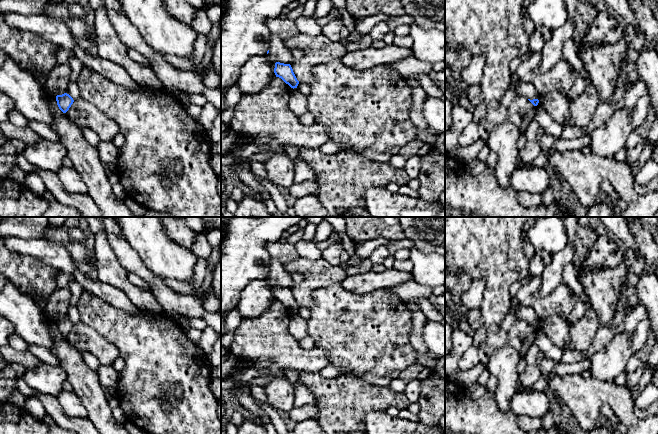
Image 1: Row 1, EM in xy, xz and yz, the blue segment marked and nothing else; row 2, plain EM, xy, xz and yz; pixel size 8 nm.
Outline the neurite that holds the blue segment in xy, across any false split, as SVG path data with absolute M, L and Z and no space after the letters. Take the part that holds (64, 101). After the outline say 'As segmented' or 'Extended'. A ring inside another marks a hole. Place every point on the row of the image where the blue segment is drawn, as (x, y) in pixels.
M64 93L62 95L57 95L56 101L59 109L63 113L66 113L74 102L73 98L67 93Z. As segmented

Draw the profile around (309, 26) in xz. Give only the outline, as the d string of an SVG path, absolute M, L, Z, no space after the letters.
M300 16L296 21L296 26L301 34L317 36L322 34L322 26L318 24L317 19Z

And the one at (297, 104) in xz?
M293 89L288 106L291 112L300 118L308 112L307 97L300 93L297 89Z

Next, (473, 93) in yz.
M469 85L466 96L468 97L473 108L477 107L481 102L479 86Z

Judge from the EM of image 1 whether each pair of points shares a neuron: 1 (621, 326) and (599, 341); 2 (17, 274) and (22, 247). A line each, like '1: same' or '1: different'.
1: same
2: different

